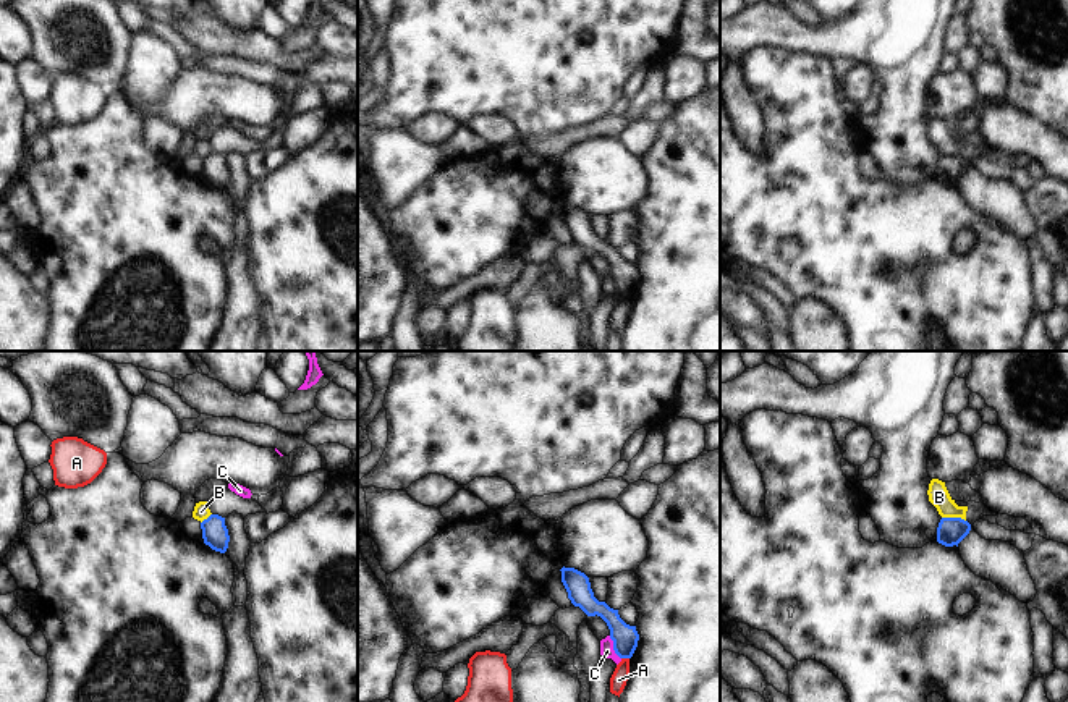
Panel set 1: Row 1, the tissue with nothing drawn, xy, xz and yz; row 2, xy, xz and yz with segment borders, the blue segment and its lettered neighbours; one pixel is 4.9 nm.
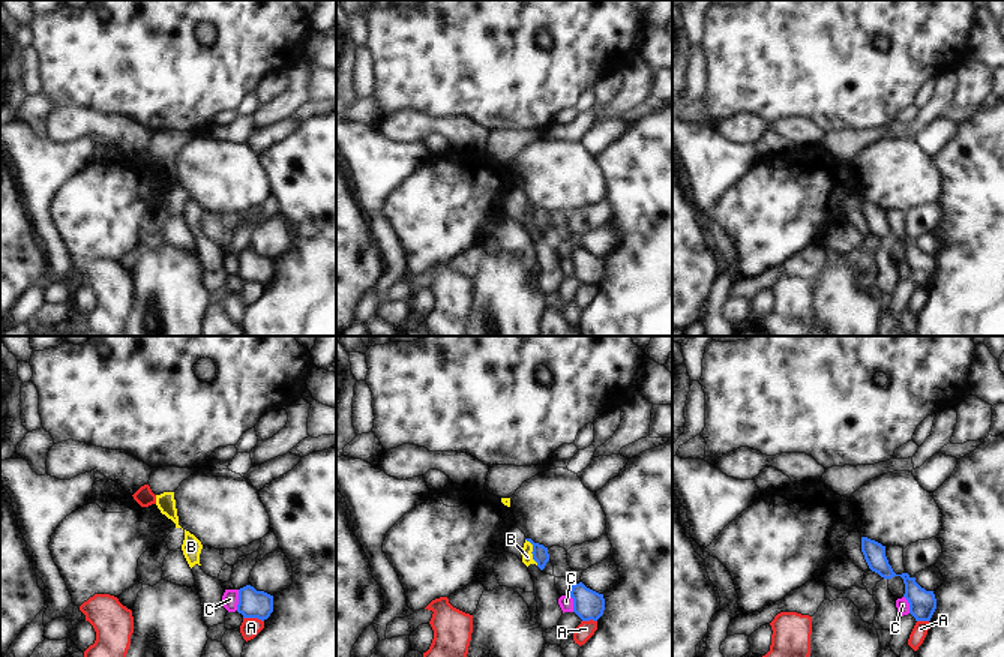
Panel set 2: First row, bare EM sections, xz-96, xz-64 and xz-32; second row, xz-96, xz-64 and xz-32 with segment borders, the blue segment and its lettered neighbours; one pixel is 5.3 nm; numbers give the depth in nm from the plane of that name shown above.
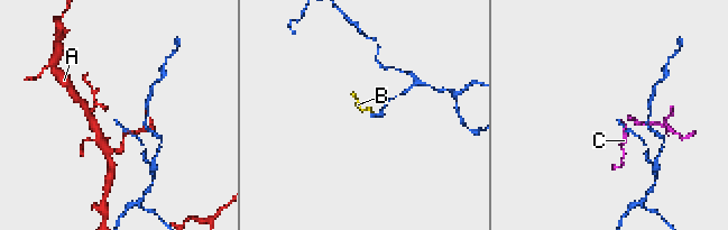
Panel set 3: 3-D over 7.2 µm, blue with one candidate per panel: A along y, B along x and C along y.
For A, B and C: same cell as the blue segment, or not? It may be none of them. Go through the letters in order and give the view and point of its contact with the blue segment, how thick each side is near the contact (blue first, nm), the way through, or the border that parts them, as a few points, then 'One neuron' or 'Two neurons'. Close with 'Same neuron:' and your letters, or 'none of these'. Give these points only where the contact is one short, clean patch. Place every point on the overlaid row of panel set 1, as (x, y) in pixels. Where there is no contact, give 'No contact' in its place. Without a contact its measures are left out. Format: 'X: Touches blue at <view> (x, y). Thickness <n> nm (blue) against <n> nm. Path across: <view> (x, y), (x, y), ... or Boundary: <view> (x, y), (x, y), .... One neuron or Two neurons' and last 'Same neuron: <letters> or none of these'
A: Touches blue at xz (625, 657). Thickness 130 nm (blue) against 80 nm. Two neurons
B: Touches blue at yz (953, 518). Thickness 140 nm (blue) against 100 nm. Boundary: yz (942, 516), (960, 516), (965, 521). Two neurons
C: Touches blue at xz (614, 647). Thickness 130 nm (blue) against 70 nm. Boundary: xz (609, 636), (614, 652), (620, 659). Two neurons
Same neuron: none of these.

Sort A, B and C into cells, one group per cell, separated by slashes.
A / B / C

